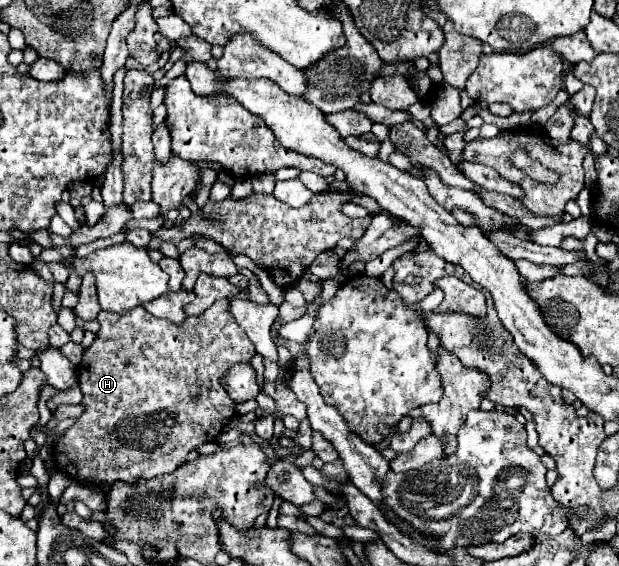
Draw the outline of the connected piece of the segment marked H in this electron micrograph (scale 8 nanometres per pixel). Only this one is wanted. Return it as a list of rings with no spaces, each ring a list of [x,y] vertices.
[[[218,300],[202,316],[188,316],[182,326],[156,318],[142,306],[126,314],[100,312],[98,322],[100,332],[94,344],[84,350],[78,368],[78,382],[84,394],[80,404],[84,412],[56,442],[54,468],[82,484],[112,484],[116,480],[136,482],[138,478],[170,474],[186,464],[190,450],[214,442],[218,430],[238,414],[236,402],[228,398],[220,380],[228,366],[248,362],[256,354],[254,344],[230,314],[228,300]]]

